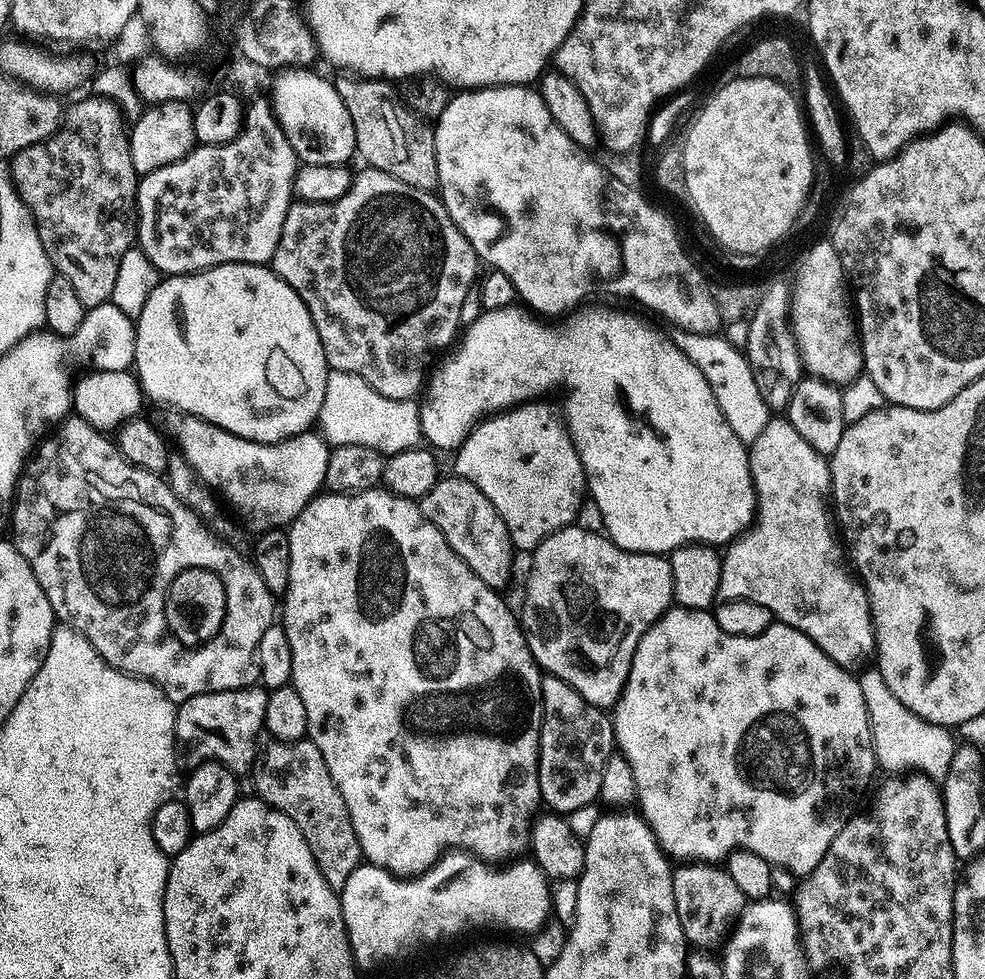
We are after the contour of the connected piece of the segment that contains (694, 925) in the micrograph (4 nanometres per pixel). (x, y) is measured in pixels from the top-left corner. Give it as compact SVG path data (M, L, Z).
M708 862L682 864L672 873L672 885L675 910L678 912L685 941L696 950L719 949L748 904L746 896L727 869Z

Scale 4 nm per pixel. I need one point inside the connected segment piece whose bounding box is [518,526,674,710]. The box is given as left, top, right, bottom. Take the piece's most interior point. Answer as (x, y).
(629, 590)

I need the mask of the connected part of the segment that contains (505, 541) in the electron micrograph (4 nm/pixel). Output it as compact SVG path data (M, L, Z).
M455 474L447 476L437 480L436 485L420 497L418 506L422 514L438 526L454 554L458 554L458 558L462 558L462 562L466 562L486 586L496 589L513 583L512 539L506 530L506 522L502 522L498 510L494 510L494 502L490 502L474 482Z

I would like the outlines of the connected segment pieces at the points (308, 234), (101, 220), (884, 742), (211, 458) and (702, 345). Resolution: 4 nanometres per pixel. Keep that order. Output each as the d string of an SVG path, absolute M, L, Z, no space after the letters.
M364 166L361 169L361 172L357 171L353 175L352 185L348 187L346 194L342 194L342 198L321 204L301 200L288 207L286 222L282 222L282 234L278 238L278 246L272 255L270 267L299 294L302 302L306 302L306 310L310 310L310 318L318 330L318 338L322 342L322 350L326 354L326 362L331 371L358 374L366 382L370 382L370 386L374 386L378 394L386 398L411 400L419 397L425 387L426 377L430 372L428 359L439 348L446 347L448 343L451 345L461 331L462 302L466 302L466 294L477 283L478 257L476 251L472 249L471 242L464 237L462 230L458 230L458 226L450 218L439 195L423 192L414 186L406 186L406 182L398 182L398 178L377 168Z
M95 94L89 95L89 97L89 100L80 100L77 104L70 105L69 108L67 105L60 127L56 129L56 132L53 133L49 140L45 140L42 144L26 146L26 150L22 150L17 156L11 157L10 160L12 185L16 188L17 195L26 204L34 218L36 229L38 230L38 238L42 238L42 246L50 258L52 267L59 275L70 278L72 292L78 294L78 302L82 302L85 310L111 301L114 281L118 279L118 266L120 265L122 254L126 254L126 250L133 247L136 240L136 186L138 183L138 174L134 170L134 162L128 153L130 132L126 127L124 113L112 100L105 100L103 96Z
M868 668L864 671L866 672L863 675L861 673L858 679L871 724L872 749L877 765L883 771L888 770L890 774L912 769L937 782L941 781L949 770L950 759L953 758L953 750L956 747L956 741L949 733L951 731L945 725L928 723L907 710L891 693L879 669Z
M175 410L167 414L169 416L165 418L164 424L162 423L162 428L174 444L174 439L176 439L176 444L180 447L177 448L179 455L183 456L184 461L209 488L218 492L220 488L219 495L221 497L224 495L248 519L248 528L252 534L269 532L271 528L284 528L291 525L299 512L318 495L324 485L330 445L319 431L309 430L297 436L279 440L277 444L263 444L230 434L197 416Z
M688 334L679 341L680 349L688 353L693 362L702 370L706 382L710 382L710 390L714 390L714 398L734 434L745 446L750 446L758 434L762 434L762 426L770 418L767 404L758 392L754 375L752 375L747 358L739 347L736 348L728 340L723 340L723 335L709 334L697 336Z

